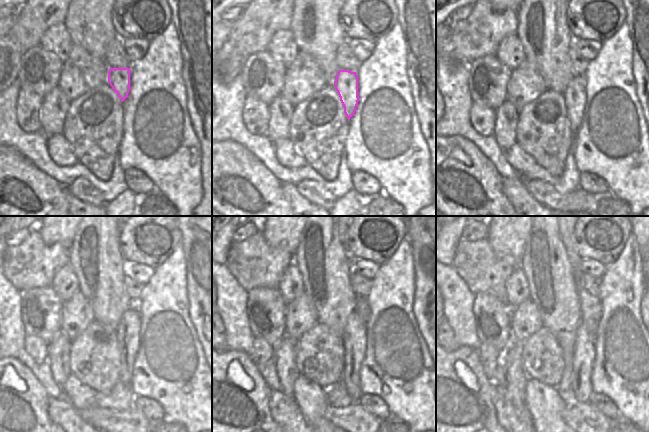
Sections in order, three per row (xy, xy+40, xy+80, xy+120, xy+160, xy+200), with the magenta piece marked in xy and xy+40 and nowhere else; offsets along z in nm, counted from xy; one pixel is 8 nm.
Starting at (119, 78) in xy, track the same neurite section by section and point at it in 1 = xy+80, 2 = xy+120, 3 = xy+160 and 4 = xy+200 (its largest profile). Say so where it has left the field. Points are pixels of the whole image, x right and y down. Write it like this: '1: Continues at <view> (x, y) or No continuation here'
1: Continues at xy+80 (574, 95)
2: Continues at xy+120 (128, 329)
3: Continues at xy+160 (354, 333)
4: Continues at xy+200 (583, 357)

